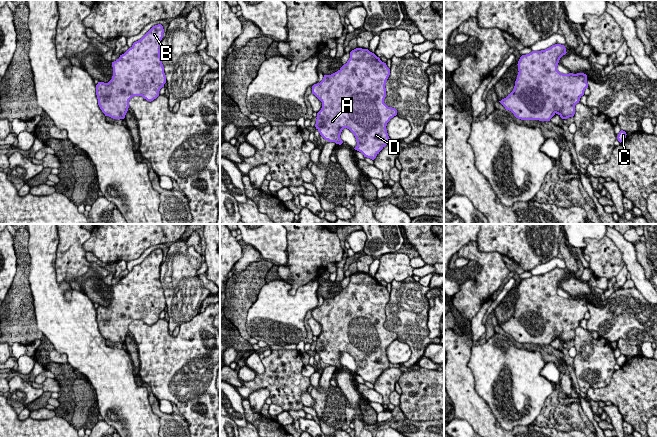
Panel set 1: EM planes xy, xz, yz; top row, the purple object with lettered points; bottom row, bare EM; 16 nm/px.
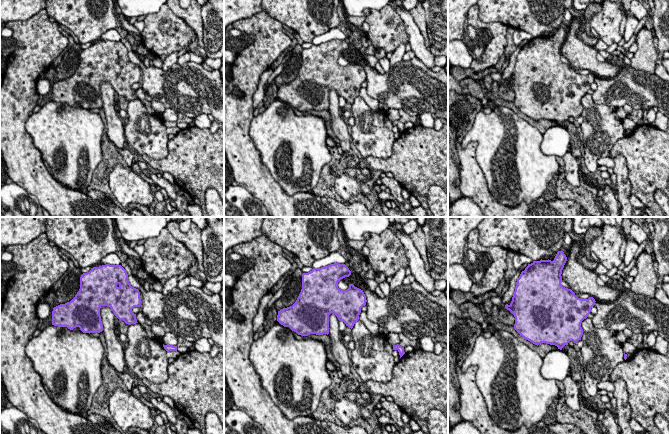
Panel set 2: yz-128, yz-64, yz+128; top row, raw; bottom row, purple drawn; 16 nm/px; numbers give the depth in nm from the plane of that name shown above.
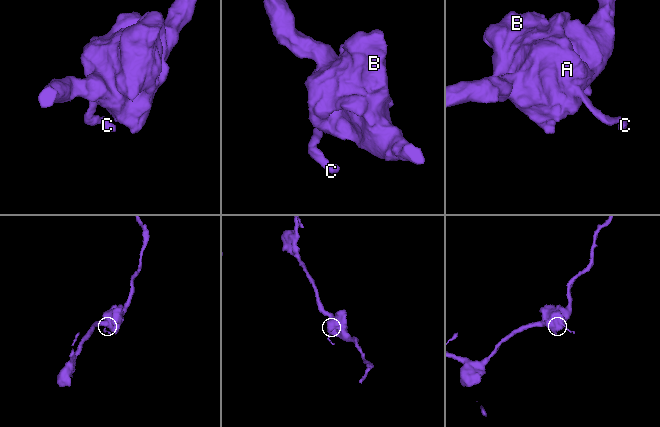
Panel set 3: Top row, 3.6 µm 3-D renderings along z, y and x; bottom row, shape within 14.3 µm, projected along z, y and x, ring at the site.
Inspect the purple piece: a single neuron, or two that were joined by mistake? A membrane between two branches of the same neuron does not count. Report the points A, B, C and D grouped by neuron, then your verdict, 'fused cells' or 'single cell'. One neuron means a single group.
groups A B C D; single cell

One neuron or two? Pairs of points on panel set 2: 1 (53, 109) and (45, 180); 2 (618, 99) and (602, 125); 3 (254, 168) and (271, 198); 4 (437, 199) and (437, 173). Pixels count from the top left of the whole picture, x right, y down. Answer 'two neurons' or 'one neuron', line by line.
1: two neurons
2: two neurons
3: one neuron
4: two neurons

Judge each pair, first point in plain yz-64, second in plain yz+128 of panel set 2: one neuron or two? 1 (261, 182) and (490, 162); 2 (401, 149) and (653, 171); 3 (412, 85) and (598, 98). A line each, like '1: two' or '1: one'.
1: two
2: one
3: one

